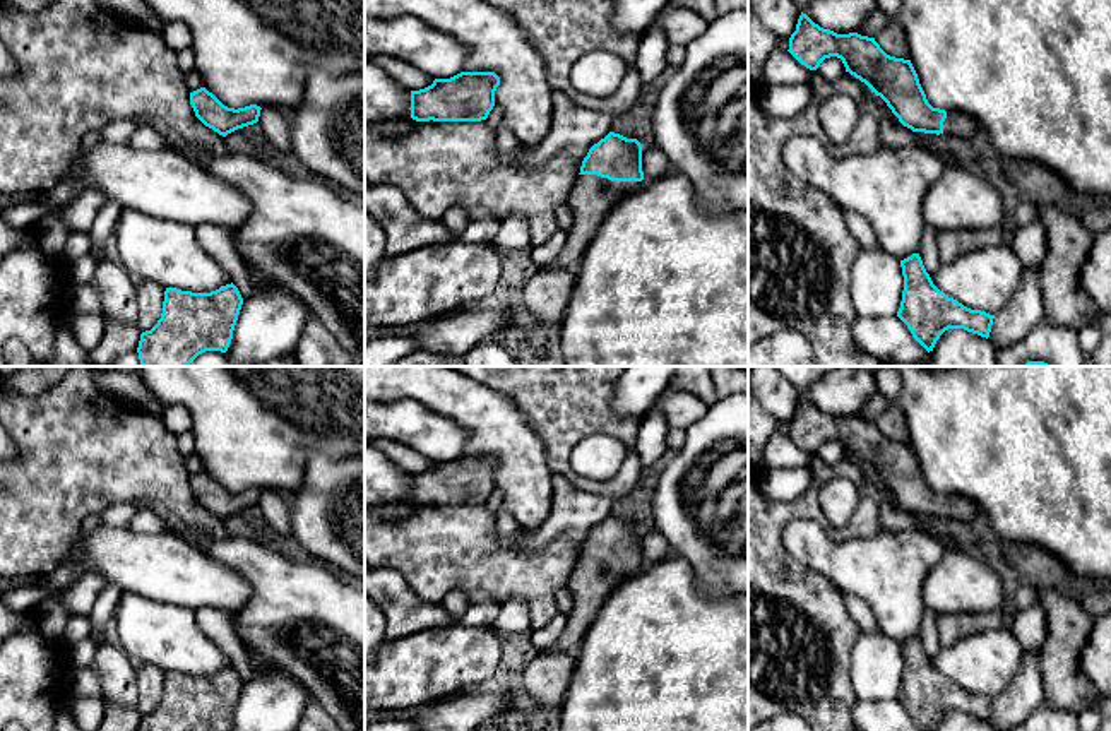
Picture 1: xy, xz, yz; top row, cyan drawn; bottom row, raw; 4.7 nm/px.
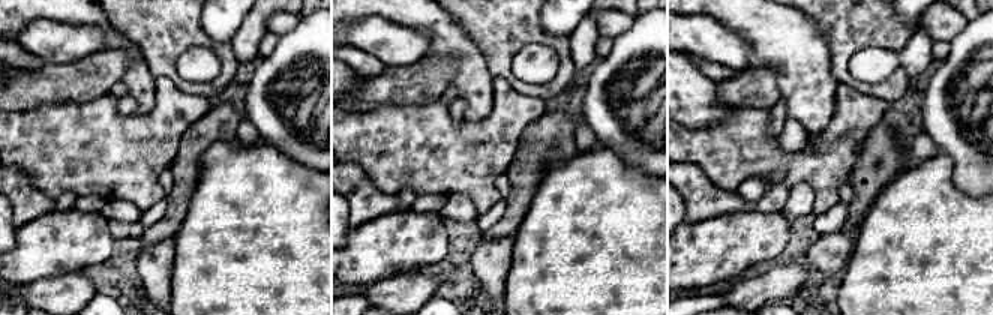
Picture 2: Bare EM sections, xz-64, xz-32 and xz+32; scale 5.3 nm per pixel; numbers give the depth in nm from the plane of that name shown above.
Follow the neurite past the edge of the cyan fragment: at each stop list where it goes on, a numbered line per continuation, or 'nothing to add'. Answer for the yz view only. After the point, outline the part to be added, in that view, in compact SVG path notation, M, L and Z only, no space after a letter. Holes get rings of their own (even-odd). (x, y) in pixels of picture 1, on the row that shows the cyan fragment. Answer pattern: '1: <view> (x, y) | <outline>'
1: yz (957, 124) | M947 111L947 118L943 122L943 135L948 137L972 137L979 132L977 122L960 111Z

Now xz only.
1: xz (591, 197) | M579 175L567 200L573 224L567 231L565 248L548 267L575 270L606 212L637 187L640 181L611 181L597 175Z

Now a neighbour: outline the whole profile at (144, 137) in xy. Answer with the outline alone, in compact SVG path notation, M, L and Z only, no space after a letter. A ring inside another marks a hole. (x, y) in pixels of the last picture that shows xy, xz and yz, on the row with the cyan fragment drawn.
M139 123L127 146L139 151L163 151L168 149L166 139L154 128Z

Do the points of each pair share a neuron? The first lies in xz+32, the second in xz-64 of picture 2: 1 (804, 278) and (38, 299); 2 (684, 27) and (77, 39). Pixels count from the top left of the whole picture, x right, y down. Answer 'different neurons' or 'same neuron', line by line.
1: same neuron
2: same neuron

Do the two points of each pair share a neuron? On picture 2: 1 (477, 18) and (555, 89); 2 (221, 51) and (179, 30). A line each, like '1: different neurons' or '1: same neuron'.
1: same neuron
2: same neuron

